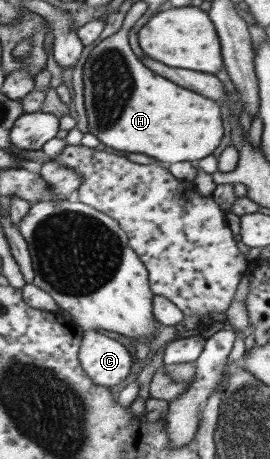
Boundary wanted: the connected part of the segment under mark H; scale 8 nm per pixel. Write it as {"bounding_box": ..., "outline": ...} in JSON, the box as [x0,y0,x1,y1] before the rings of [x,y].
{"bounding_box":[81,19,223,162],"outline":[[[126,19],[115,34],[92,45],[81,66],[88,133],[106,147],[142,153],[156,162],[191,162],[210,155],[223,131],[218,105],[142,67],[128,46],[129,30],[130,21]]]}

